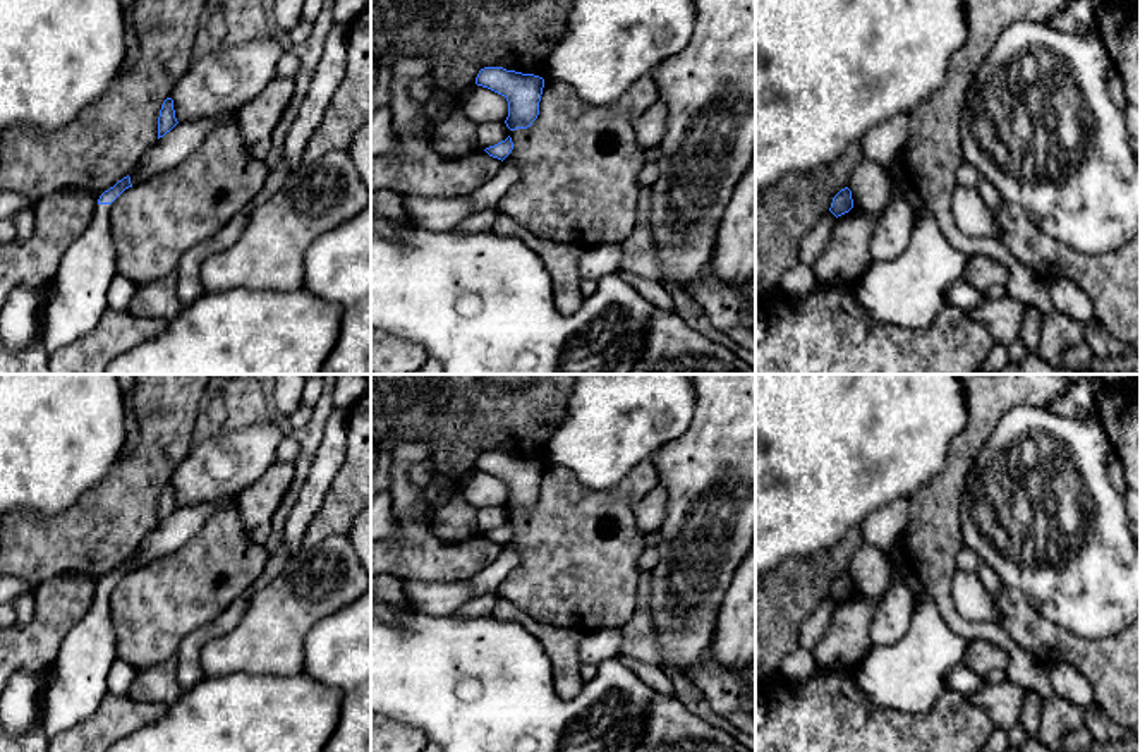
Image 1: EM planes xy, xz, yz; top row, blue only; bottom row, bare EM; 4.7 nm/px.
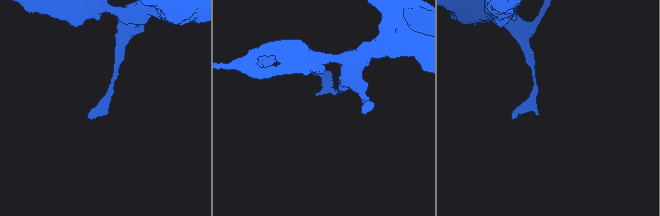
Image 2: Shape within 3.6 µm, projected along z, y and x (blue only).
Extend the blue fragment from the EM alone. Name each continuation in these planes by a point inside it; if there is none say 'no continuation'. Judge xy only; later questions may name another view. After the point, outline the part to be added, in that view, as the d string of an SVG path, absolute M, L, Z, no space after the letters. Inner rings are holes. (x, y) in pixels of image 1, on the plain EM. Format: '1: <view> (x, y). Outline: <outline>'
1: xy (76, 684). Outline: M98 589L84 618L65 635L46 673L41 728L48 738L91 718L108 694L117 635L108 608L110 589Z

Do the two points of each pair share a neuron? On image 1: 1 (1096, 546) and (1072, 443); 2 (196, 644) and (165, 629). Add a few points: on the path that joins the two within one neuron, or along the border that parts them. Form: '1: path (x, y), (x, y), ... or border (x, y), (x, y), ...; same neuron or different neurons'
1: path (1099, 521), (1099, 488), (1092, 469); same neuron
2: border (218, 617), (196, 627), (181, 642), (175, 658); different neurons

